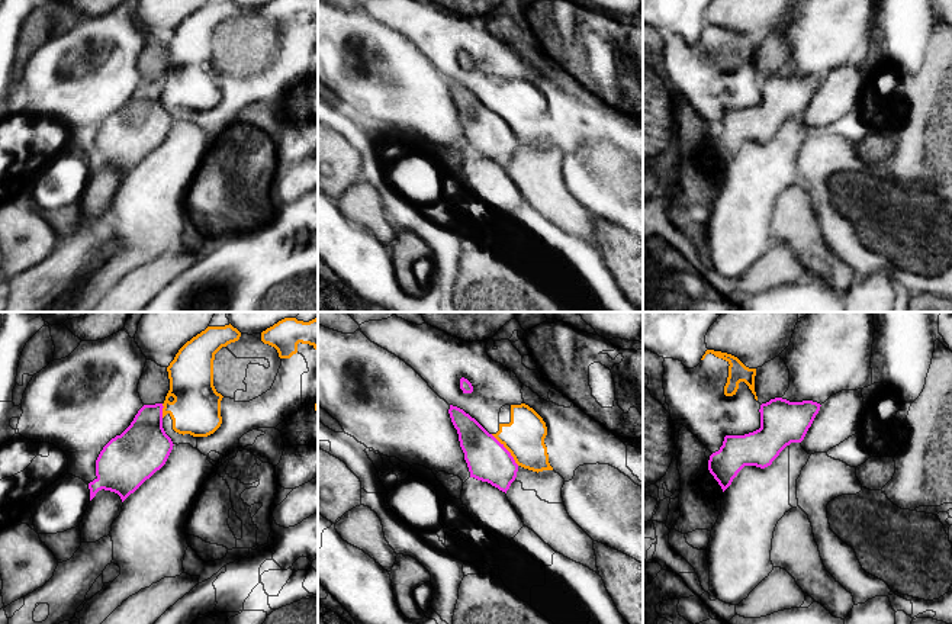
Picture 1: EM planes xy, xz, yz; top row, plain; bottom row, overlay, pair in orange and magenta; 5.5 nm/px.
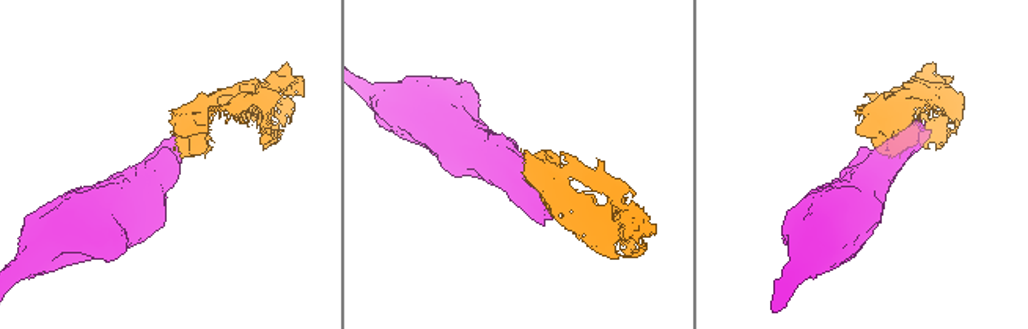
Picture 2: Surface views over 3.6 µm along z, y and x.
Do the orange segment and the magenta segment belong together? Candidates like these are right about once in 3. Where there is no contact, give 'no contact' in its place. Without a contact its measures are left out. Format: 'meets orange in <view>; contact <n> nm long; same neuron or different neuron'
meets orange in xz; contact 240 nm long; different neuron

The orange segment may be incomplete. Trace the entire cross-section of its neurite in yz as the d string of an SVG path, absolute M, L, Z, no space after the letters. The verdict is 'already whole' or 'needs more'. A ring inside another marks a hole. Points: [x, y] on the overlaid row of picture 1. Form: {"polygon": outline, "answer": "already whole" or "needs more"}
{"polygon": "M707 350L694 369L673 358L665 358L663 367L663 389L673 424L686 427L711 453L720 450L726 435L744 435L760 428L756 369L714 350Z", "answer": "needs more"}

